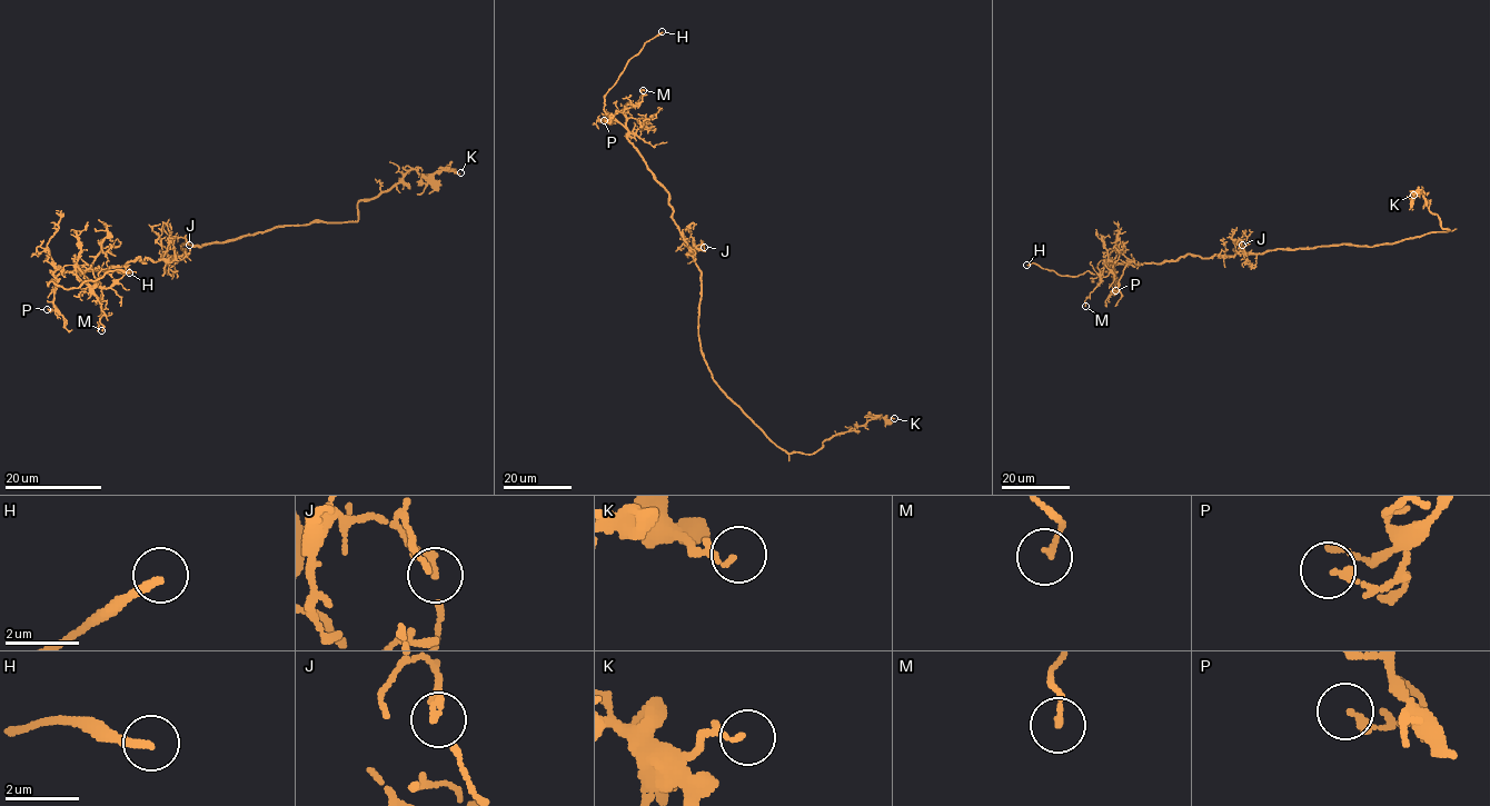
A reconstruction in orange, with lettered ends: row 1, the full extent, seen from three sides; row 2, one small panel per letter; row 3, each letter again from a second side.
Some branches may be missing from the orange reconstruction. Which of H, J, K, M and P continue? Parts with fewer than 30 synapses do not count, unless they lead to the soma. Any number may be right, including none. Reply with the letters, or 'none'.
H

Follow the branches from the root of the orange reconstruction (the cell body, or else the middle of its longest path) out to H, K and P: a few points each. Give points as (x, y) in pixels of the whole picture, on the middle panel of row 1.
H: (701, 294), (701, 271), (672, 218), (668, 192), (627, 131), (604, 109), (605, 95), (626, 63), (662, 31)
K: (701, 294), (698, 340), (713, 379), (778, 446), (813, 454), (840, 433), (872, 419), (894, 418)
P: (701, 294), (701, 271), (672, 218), (668, 192), (629, 141), (627, 131), (613, 119), (604, 120)

